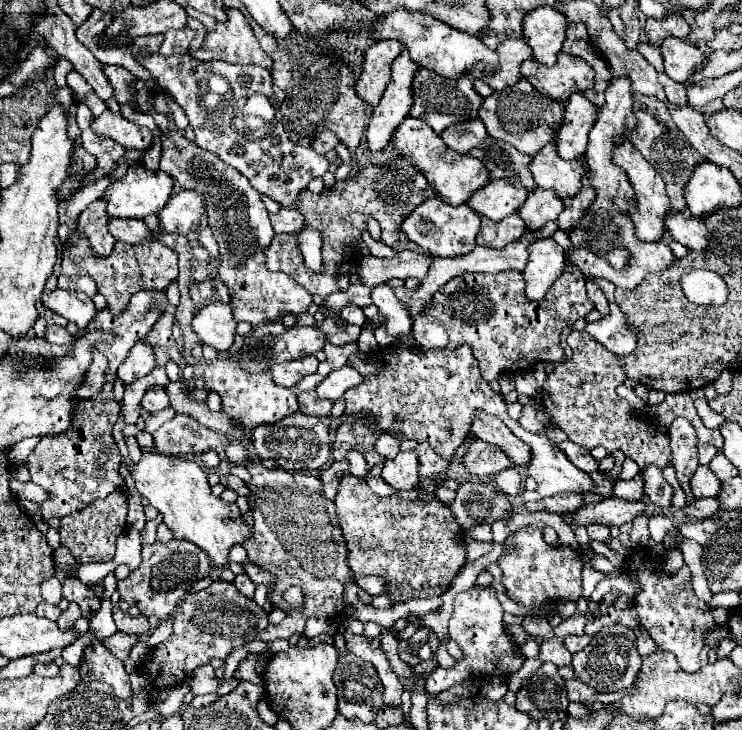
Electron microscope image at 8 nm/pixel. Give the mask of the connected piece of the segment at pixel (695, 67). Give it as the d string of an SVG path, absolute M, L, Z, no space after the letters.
M666 38L660 44L660 50L664 58L664 70L674 82L684 84L692 80L694 74L700 72L708 62L708 56L688 40Z

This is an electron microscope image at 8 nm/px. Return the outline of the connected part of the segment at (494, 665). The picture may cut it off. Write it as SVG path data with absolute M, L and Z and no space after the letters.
M474 586L460 596L454 598L454 612L450 618L450 638L462 646L464 658L454 666L454 668L436 668L426 682L426 692L428 696L438 696L440 692L448 690L450 686L470 678L470 676L498 676L498 678L508 678L516 670L520 670L524 656L518 652L518 648L510 642L510 636L506 634L504 622L502 622L504 610L502 604L498 602L496 590L492 586L480 588Z

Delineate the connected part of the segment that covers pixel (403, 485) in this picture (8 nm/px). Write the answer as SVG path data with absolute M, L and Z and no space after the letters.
M414 450L398 452L396 458L384 460L382 478L394 490L412 490L418 486L418 468L420 468L420 462Z

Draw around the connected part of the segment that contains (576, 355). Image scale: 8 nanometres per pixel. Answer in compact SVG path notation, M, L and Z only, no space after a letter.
M572 332L568 336L568 344L572 348L572 358L566 360L562 366L556 366L542 386L542 404L552 416L552 422L558 428L562 428L574 444L582 448L592 450L596 446L604 446L608 452L622 448L622 452L628 458L632 458L640 466L640 470L642 466L648 466L648 464L656 464L658 468L668 466L672 458L670 458L670 444L664 430L658 424L650 424L649 419L644 416L636 415L630 404L616 394L616 388L626 380L626 372L618 356L612 354L610 350L604 350L604 346L600 346L600 342L596 342L588 332Z

